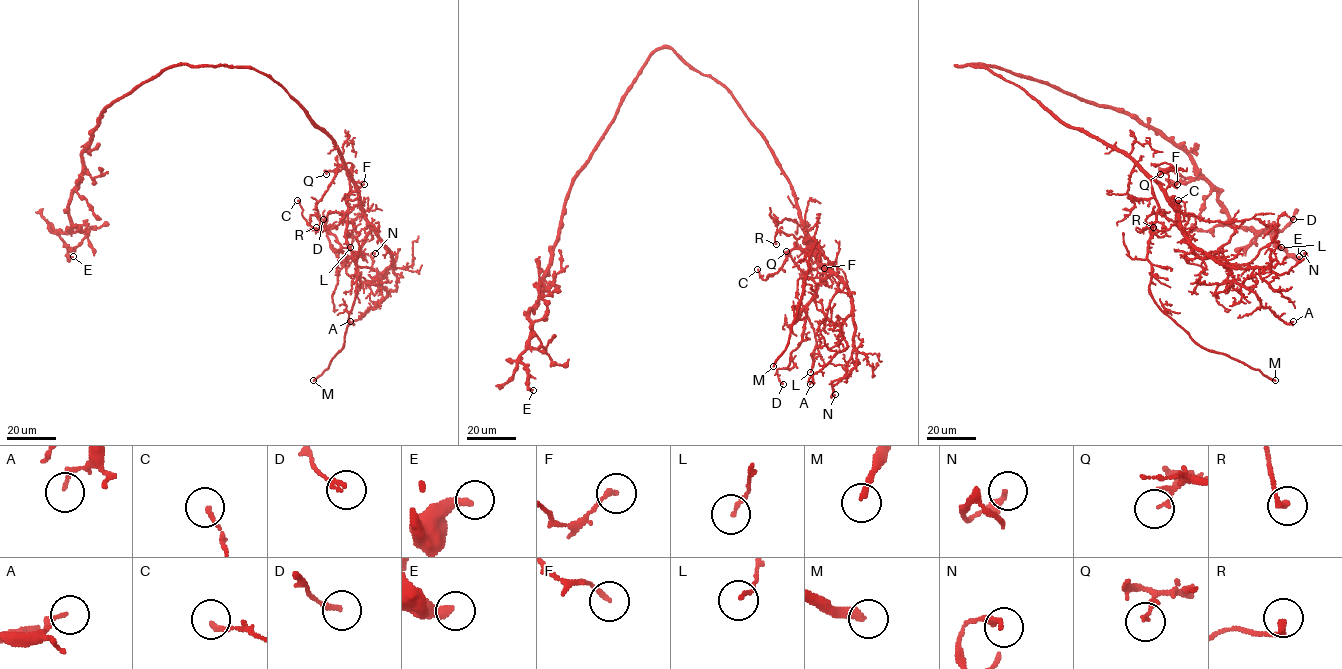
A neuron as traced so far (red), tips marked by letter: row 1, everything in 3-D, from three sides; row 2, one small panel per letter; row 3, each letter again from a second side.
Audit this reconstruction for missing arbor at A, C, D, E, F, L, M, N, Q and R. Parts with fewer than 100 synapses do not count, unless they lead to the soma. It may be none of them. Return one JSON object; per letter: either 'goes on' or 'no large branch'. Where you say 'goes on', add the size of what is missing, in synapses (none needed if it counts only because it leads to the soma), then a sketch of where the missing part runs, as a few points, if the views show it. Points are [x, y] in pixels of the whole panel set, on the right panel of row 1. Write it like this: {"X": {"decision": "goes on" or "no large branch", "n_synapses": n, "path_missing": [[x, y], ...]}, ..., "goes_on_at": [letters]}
{"A": {"decision": "no large branch"}, "C": {"decision": "no large branch"}, "D": {"decision": "no large branch"}, "E": {"decision": "no large branch"}, "F": {"decision": "no large branch"}, "L": {"decision": "no large branch"}, "M": {"decision": "goes on", "path_missing": [[1275, 380], [1288, 384], [1305, 377]]}, "N": {"decision": "no large branch"}, "Q": {"decision": "no large branch"}, "R": {"decision": "no large branch"}, "goes_on_at": ["M"]}

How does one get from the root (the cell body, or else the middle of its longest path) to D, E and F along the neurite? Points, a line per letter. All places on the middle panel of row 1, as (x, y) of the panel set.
D: (708, 76), (731, 94), (775, 156), (830, 273), (807, 306), (803, 339), (789, 365), (777, 370), (783, 384)
E: (708, 76), (659, 48), (575, 178), (519, 360), (533, 390)
F: (708, 76), (716, 79), (731, 94), (775, 156), (791, 188), (810, 245), (818, 256), (816, 262), (824, 268)

